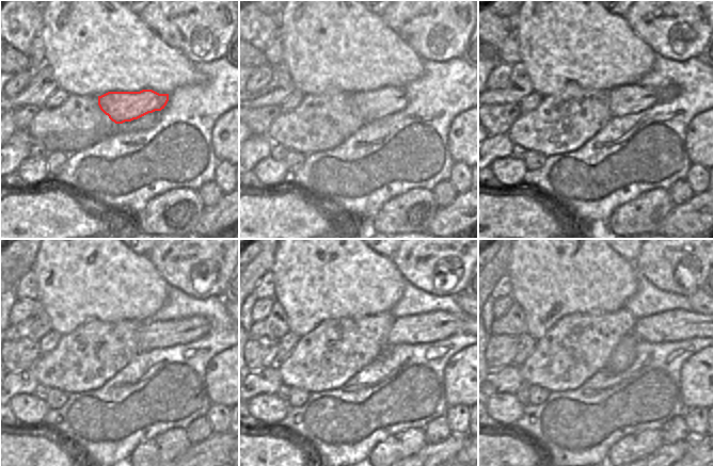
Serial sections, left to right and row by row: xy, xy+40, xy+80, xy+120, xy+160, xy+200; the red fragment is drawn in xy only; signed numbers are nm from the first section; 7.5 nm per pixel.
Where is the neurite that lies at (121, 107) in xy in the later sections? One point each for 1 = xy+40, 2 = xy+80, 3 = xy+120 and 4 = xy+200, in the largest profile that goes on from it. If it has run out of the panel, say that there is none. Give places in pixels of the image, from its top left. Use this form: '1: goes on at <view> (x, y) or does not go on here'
1: goes on at xy+40 (384, 101)
2: goes on at xy+80 (626, 99)
3: goes on at xy+120 (155, 334)
4: goes on at xy+200 (677, 325)

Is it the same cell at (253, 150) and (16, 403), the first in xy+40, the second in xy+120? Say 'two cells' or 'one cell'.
two cells

